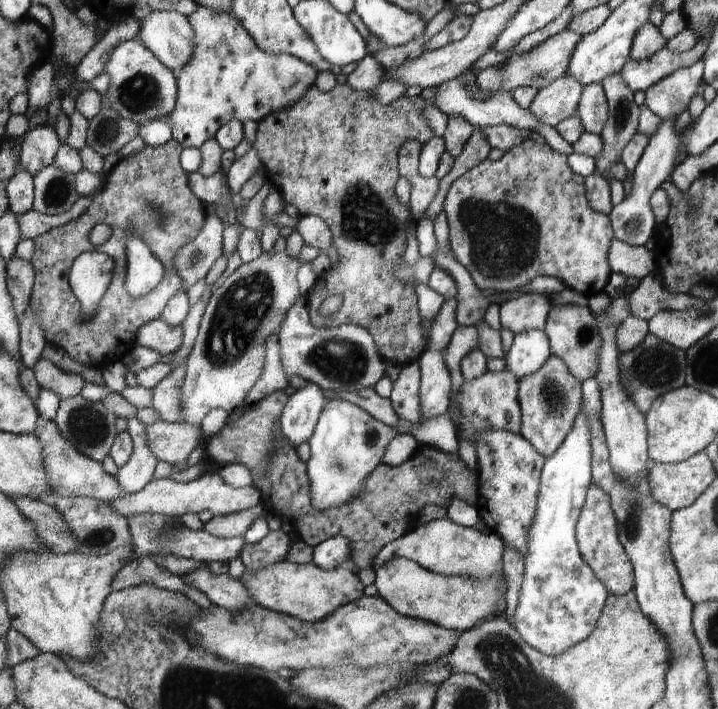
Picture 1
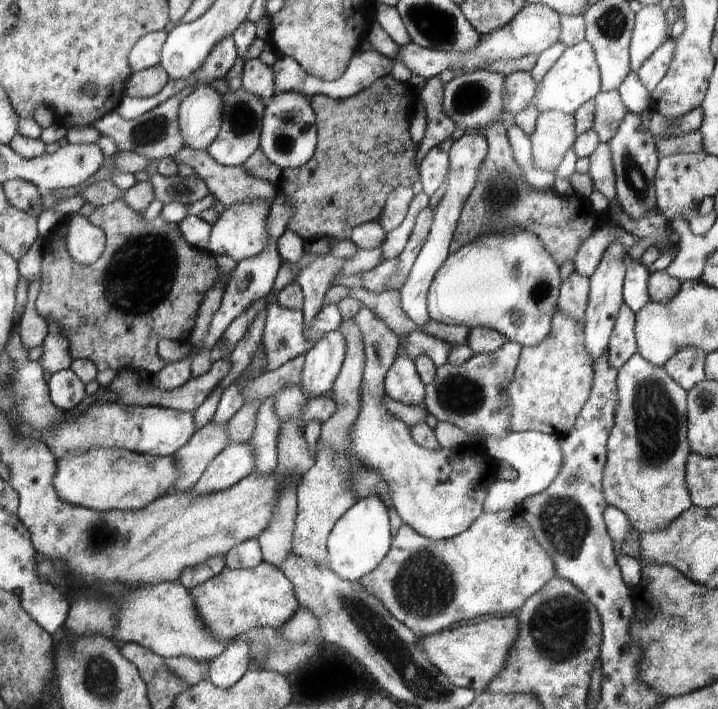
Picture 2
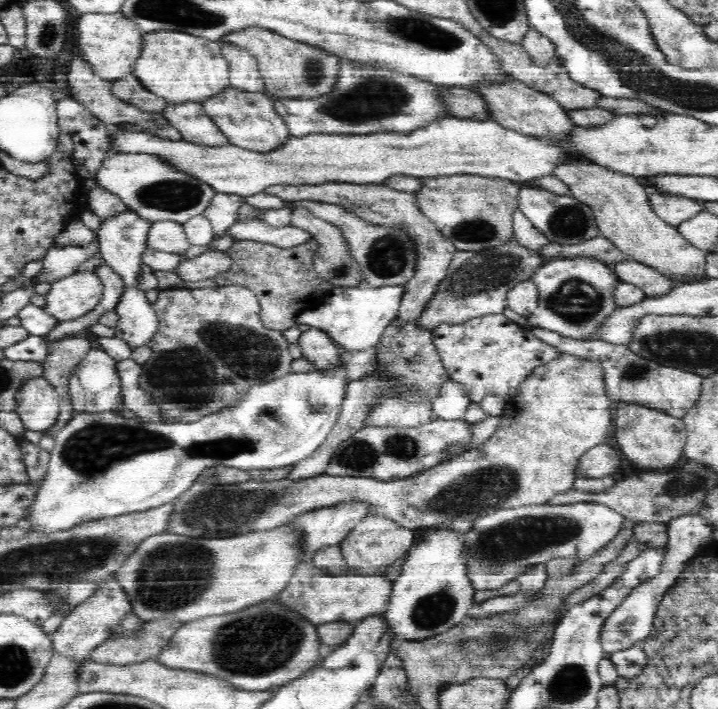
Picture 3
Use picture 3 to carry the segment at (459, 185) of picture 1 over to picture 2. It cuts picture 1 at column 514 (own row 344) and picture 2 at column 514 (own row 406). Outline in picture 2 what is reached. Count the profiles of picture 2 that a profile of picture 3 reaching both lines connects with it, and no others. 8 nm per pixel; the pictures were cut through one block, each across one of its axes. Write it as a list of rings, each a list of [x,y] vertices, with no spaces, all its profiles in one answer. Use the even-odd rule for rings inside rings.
[[[501,121],[488,126],[481,134],[487,139],[490,149],[479,170],[475,190],[472,190],[471,197],[460,210],[459,223],[450,247],[451,254],[472,242],[478,242],[484,236],[492,236],[497,230],[515,228],[536,236],[559,266],[573,262],[580,244],[608,222],[607,212],[596,210],[591,199],[579,192],[568,196],[553,188],[537,190],[536,186],[532,186],[524,174],[524,168],[519,166],[515,158],[507,130]]]

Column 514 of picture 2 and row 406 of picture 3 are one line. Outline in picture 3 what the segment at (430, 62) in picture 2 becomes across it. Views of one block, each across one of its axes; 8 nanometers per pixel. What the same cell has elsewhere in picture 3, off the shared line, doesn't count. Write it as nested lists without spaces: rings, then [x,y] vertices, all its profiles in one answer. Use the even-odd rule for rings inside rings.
[[[46,377],[28,380],[18,390],[19,407],[16,412],[22,420],[25,430],[46,432],[50,430],[60,416],[59,398]]]

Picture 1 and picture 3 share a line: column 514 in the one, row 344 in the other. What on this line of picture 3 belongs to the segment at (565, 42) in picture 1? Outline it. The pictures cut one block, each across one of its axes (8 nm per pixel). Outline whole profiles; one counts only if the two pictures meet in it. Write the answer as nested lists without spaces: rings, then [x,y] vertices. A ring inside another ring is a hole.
[[[65,337],[60,341],[55,341],[48,350],[48,355],[42,362],[43,376],[56,389],[60,404],[60,416],[58,416],[58,422],[43,434],[57,432],[75,416],[69,389],[70,378],[90,348],[92,346],[88,339]]]

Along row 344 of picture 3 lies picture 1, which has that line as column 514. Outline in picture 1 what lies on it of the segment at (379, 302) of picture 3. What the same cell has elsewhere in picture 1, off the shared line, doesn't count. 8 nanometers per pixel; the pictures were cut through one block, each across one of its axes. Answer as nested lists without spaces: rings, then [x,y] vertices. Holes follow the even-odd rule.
[[[544,330],[518,332],[504,357],[506,370],[517,379],[530,376],[543,369],[552,354],[550,339]]]

